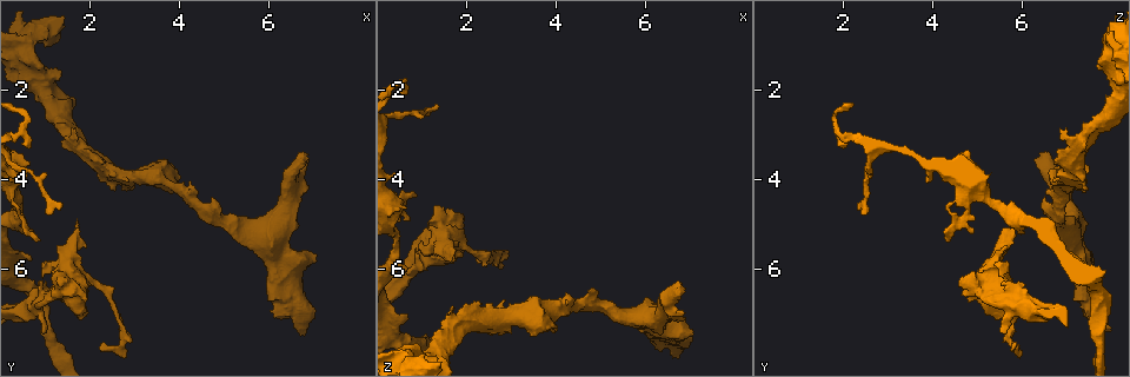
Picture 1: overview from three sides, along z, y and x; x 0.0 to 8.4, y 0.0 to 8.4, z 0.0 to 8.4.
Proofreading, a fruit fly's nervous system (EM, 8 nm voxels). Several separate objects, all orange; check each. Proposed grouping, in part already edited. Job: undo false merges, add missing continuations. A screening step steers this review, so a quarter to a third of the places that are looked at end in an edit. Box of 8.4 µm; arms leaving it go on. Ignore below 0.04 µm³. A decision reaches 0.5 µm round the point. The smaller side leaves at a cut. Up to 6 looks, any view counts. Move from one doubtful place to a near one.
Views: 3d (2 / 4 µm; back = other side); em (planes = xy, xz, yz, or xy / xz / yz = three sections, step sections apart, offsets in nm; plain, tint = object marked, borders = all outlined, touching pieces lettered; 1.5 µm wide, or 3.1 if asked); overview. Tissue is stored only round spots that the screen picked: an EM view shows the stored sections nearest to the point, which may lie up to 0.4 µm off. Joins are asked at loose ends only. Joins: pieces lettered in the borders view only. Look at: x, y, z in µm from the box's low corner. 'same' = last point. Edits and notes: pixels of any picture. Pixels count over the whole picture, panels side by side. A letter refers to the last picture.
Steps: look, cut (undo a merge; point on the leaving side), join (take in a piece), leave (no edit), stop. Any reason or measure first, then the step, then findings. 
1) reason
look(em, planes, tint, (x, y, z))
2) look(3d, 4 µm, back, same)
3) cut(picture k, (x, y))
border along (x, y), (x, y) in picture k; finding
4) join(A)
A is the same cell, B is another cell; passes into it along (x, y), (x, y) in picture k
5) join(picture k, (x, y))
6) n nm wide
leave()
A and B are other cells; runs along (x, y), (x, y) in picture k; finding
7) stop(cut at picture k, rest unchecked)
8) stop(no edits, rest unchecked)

thick turns thin
look(em, planes, tint, (0.75, 6.55, 7.70))

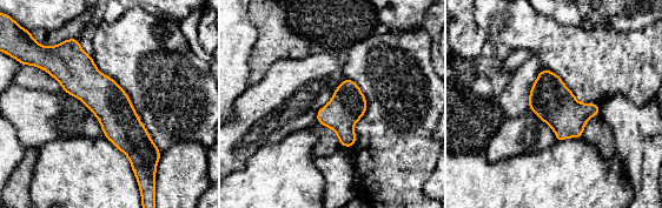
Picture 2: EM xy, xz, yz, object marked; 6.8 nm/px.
look(em, planes, borders, same)

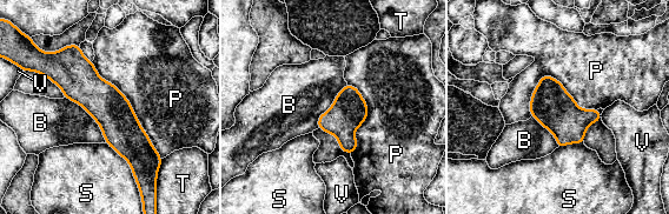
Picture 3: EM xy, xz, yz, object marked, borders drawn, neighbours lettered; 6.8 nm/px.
leave()
B, P, S, T and V are other cells; border along (65, 97), (97, 122), (106, 142) in picture 3; one cell here

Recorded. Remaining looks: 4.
thick end
look(em, planes, borders, (1.55, 6.50, 4.70))

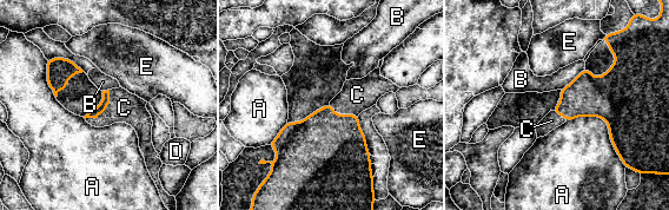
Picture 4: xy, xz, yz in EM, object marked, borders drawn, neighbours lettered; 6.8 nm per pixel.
join(C)
C is the same cell, A, B, D and E are other cells; passes into it along (95, 112), (105, 109), (124, 106) in picture 4; it goes on there

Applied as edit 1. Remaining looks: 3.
see it whole again
look(overview)

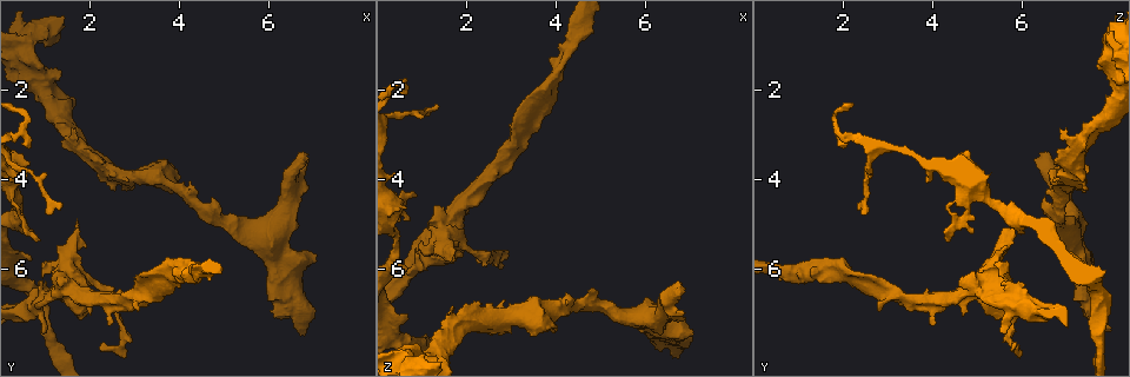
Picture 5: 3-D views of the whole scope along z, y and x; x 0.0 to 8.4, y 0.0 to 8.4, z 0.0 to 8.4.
calibre changes
look(em, xy, step 8, tint, (5.80, 5.20, 7.10))

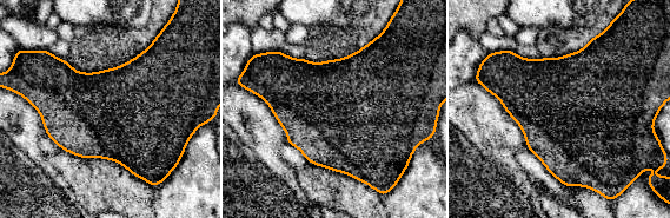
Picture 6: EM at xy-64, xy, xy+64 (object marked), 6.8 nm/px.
another direction
look(em, planes, borders, same)

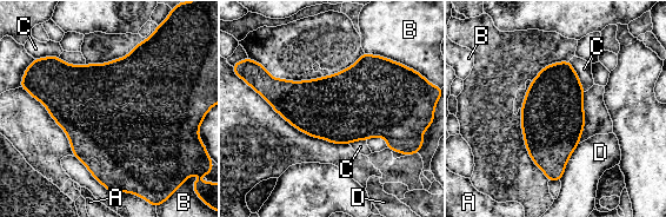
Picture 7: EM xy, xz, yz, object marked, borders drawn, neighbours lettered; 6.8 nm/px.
leave()
A, B, C and D are other cells; border along (568, 60), (585, 91) in picture 7; all the same cell

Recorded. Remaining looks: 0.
stop(join at picture 4, rest unchecked)

